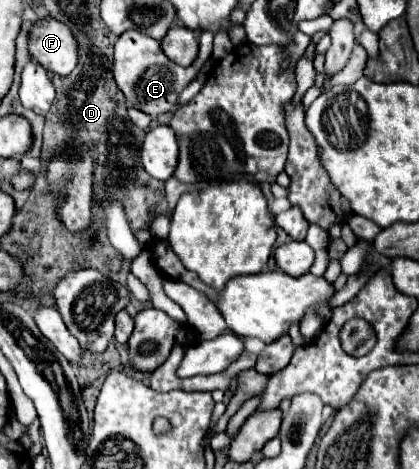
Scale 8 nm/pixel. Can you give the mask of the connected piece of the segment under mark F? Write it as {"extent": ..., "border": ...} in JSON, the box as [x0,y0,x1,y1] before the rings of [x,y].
{"extent":[30,18,78,76],"border":[[[44,18],[30,30],[30,54],[46,70],[68,76],[78,64],[78,40],[66,24]]]}

